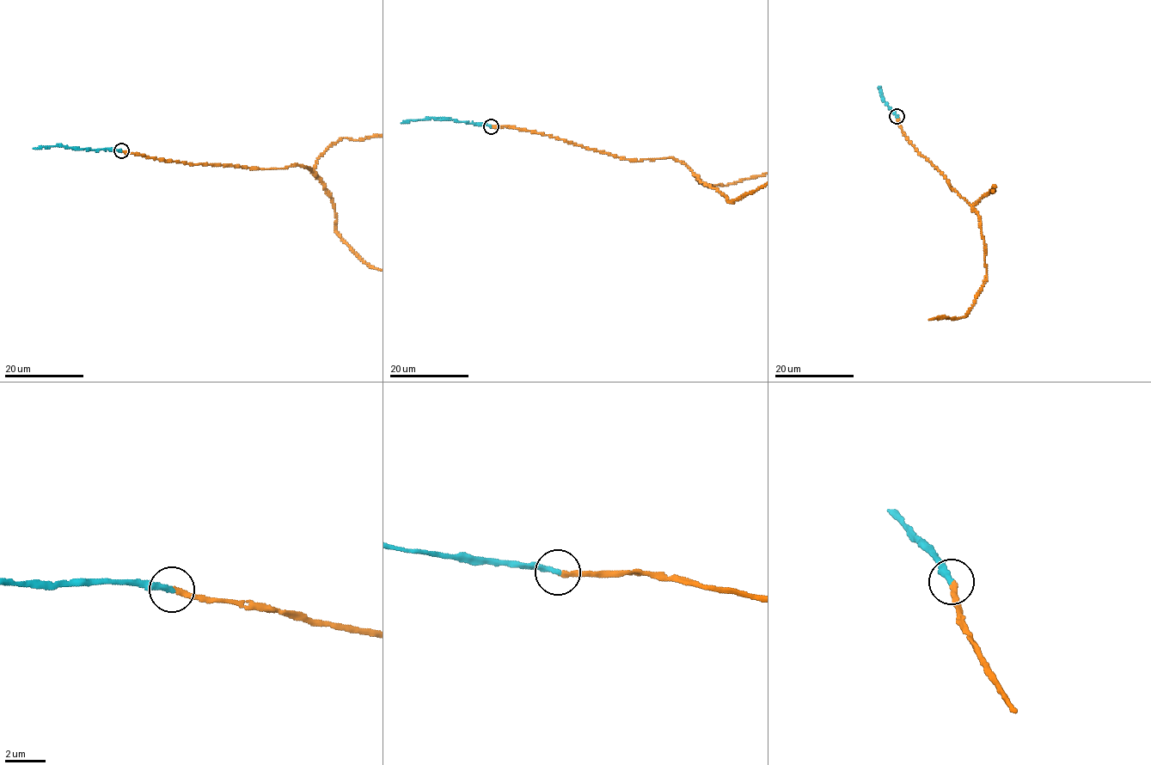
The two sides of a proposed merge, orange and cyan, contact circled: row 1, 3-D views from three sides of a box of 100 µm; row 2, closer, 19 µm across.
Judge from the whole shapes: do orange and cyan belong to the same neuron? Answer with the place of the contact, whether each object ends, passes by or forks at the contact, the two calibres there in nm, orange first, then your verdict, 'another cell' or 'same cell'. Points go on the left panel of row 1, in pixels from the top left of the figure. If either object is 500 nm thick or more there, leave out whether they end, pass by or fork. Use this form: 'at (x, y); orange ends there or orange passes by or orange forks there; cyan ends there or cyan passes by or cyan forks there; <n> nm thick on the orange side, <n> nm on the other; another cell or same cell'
at (121, 150); orange ends there; cyan ends there; 220 nm thick on the orange side, 260 nm on the other; same cell

